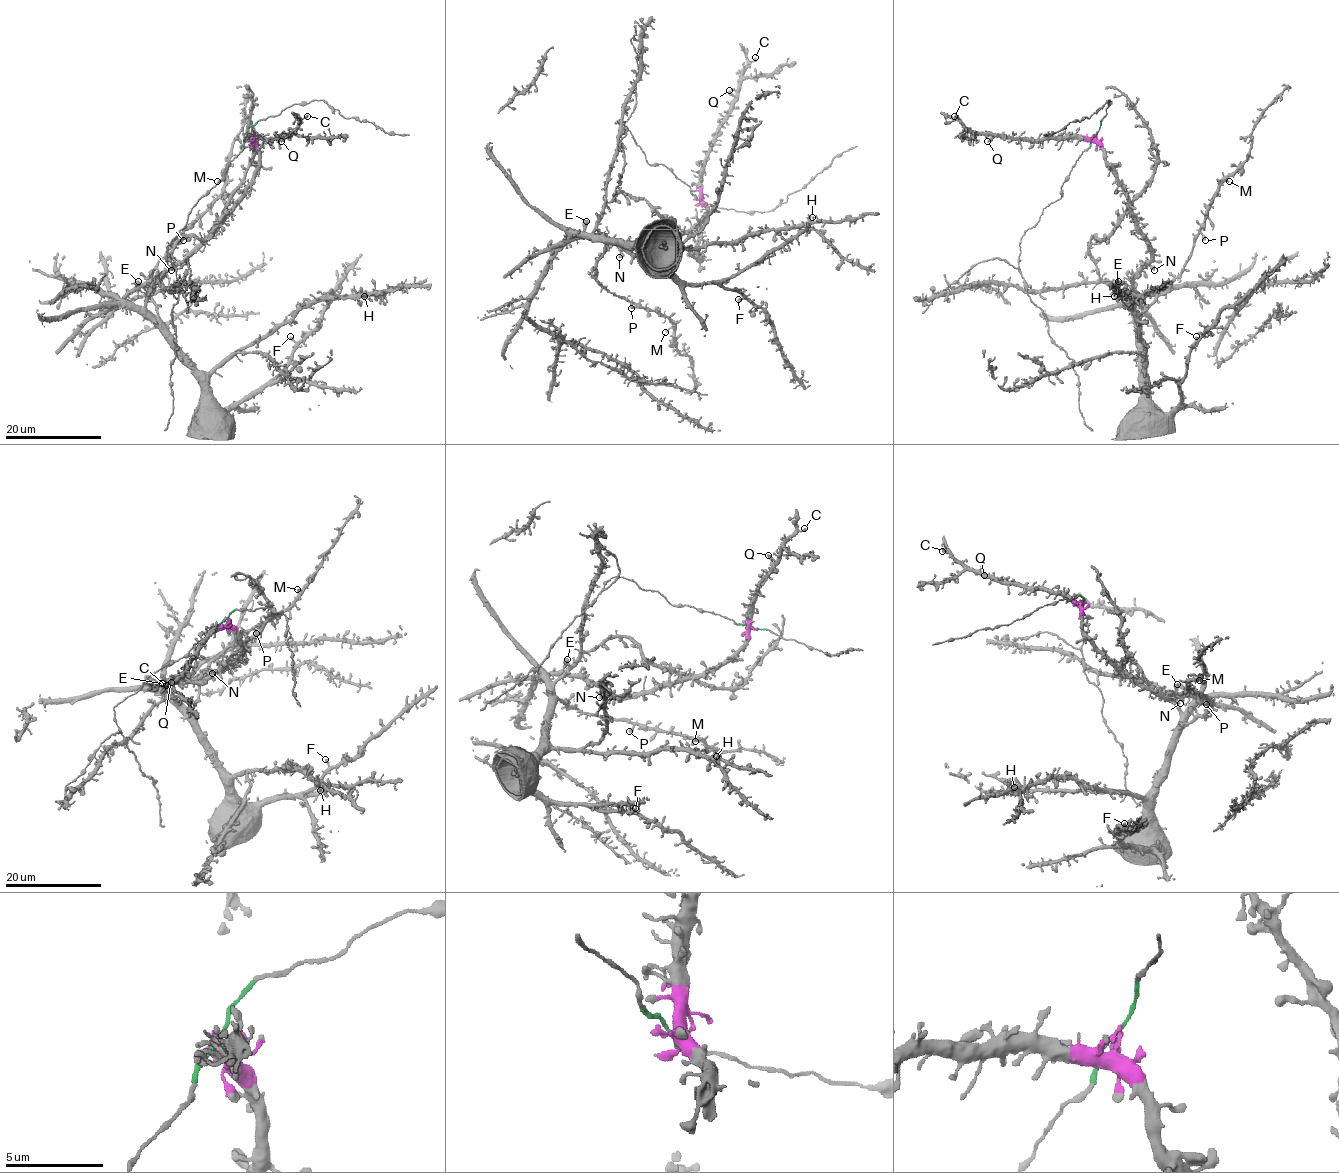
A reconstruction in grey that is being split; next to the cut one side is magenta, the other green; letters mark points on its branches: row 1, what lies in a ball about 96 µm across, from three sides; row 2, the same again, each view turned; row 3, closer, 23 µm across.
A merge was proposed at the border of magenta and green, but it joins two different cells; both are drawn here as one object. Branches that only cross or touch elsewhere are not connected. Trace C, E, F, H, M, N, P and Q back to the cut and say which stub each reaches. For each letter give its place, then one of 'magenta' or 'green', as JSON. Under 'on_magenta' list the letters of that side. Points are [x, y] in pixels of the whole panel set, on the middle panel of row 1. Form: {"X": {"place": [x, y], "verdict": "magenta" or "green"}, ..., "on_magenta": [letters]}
{"C": {"place": [755, 57], "verdict": "magenta"}, "E": {"place": [586, 221], "verdict": "magenta"}, "F": {"place": [738, 299], "verdict": "green"}, "H": {"place": [812, 217], "verdict": "green"}, "M": {"place": [665, 332], "verdict": "green"}, "N": {"place": [619, 257], "verdict": "magenta"}, "P": {"place": [631, 308], "verdict": "green"}, "Q": {"place": [729, 90], "verdict": "magenta"}, "on_magenta": ["C", "E", "N", "Q"]}

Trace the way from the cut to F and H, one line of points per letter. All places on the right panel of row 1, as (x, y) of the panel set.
F: (1096, 133), (1020, 239), (1020, 274), (1032, 289), (1109, 283), (1163, 412), (1180, 402), (1195, 336)
H: (1096, 133), (1020, 240), (1019, 268), (1034, 290), (1109, 283), (1126, 300), (1144, 372), (1141, 325), (1114, 296)

